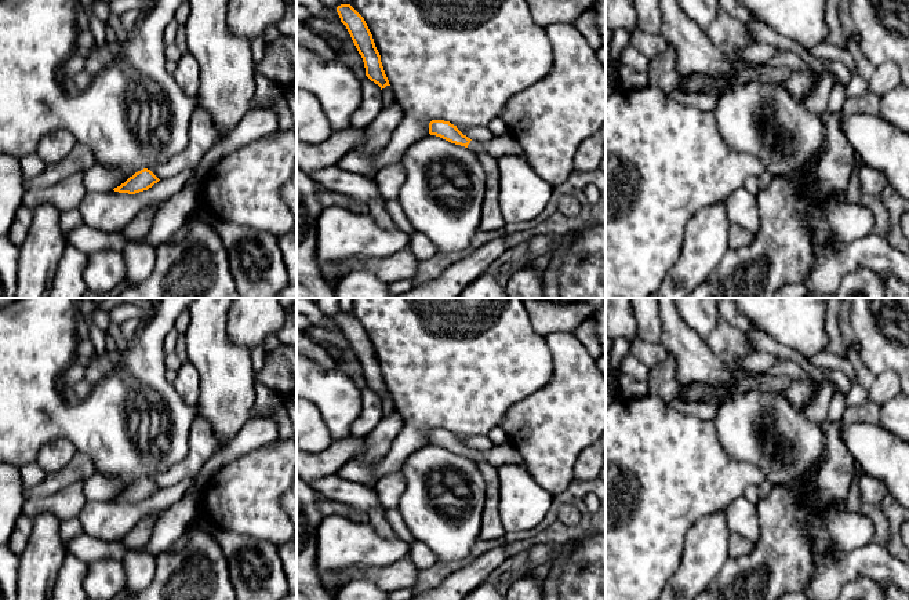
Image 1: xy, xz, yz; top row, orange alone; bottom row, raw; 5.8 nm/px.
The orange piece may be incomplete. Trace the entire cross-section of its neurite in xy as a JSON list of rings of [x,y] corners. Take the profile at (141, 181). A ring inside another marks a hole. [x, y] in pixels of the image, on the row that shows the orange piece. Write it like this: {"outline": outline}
{"outline": [[[143,168],[138,172],[135,172],[132,177],[130,177],[124,183],[114,188],[114,192],[119,193],[128,193],[135,194],[143,190],[148,190],[154,183],[157,183],[160,179],[148,168]]]}

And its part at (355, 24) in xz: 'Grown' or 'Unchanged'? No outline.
Unchanged

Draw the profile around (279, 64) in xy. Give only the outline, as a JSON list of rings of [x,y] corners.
[[[280,34],[266,44],[257,72],[286,87],[297,80],[297,37]]]

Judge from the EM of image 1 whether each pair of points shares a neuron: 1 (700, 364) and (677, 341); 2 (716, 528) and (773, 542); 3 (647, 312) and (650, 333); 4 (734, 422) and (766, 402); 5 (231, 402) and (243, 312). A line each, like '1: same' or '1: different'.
1: same
2: different
3: same
4: same
5: different

